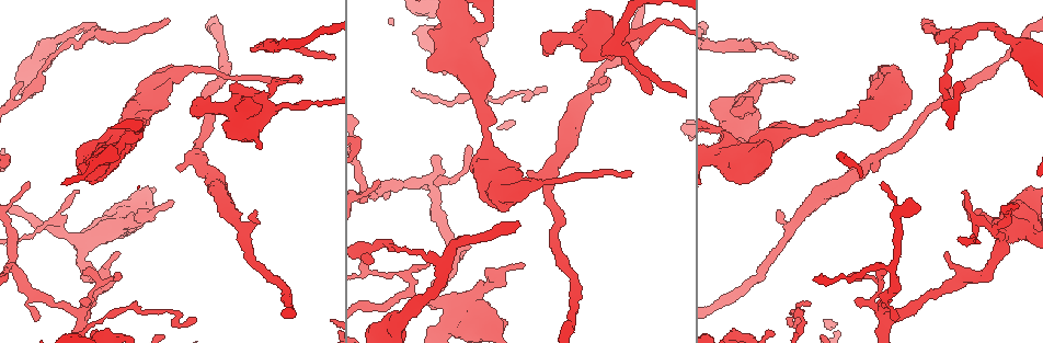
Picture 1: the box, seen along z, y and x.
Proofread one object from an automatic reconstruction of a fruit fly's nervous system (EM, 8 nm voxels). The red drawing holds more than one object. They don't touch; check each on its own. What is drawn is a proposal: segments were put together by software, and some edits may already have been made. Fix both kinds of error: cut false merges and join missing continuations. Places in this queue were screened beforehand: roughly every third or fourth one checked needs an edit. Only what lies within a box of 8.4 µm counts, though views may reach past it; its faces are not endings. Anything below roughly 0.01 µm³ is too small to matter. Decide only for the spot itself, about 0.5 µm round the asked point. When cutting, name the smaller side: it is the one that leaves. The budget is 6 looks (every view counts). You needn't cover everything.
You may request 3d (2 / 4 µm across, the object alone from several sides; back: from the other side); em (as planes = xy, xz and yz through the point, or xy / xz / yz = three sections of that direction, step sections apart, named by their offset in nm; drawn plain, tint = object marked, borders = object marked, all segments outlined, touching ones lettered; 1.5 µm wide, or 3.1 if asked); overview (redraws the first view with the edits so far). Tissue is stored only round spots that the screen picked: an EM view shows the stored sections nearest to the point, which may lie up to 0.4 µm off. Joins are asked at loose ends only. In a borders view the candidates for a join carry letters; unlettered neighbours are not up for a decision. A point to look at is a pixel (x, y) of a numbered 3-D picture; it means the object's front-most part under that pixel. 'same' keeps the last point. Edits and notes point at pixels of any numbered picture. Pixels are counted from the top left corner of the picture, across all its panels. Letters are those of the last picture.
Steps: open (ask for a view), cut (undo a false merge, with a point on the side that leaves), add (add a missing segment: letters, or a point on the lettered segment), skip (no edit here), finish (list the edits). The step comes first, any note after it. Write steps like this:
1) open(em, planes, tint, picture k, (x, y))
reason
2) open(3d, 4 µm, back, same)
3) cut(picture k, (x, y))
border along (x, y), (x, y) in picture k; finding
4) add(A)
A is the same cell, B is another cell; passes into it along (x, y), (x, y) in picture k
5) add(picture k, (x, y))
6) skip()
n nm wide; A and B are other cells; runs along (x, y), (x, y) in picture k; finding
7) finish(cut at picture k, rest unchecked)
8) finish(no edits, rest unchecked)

open(em, xy, step 8, tint, picture 1, (93, 33))
three arms meet

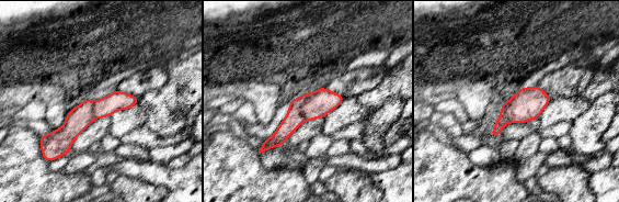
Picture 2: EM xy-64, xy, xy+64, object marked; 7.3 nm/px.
open(em, planes, borders, same)
cut it another way

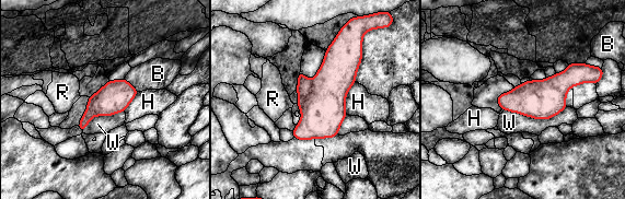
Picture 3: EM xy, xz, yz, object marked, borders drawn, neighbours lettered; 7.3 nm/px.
cut(picture 3, (323, 110))
B, H, R and W are other cells; the part that leaves runs along (346, 37), (323, 109), (297, 136) in picture 3; two cells meet here

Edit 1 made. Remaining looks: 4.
open(overview)

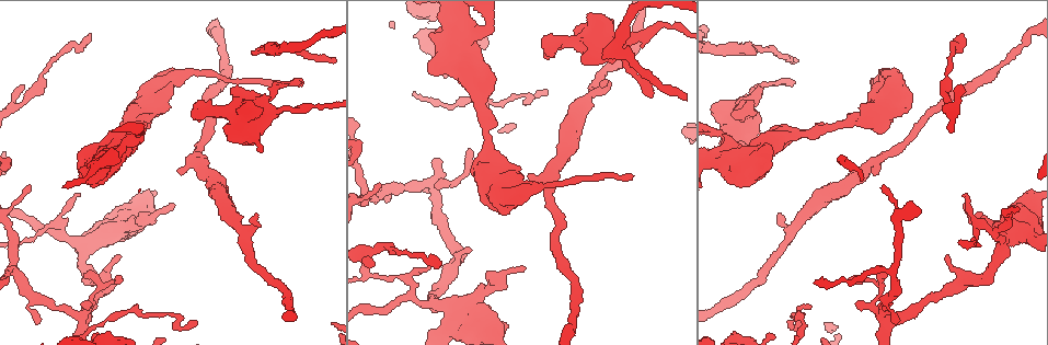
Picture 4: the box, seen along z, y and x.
open(3d, 4 µm, back, picture 4, (289, 83))
thin neck

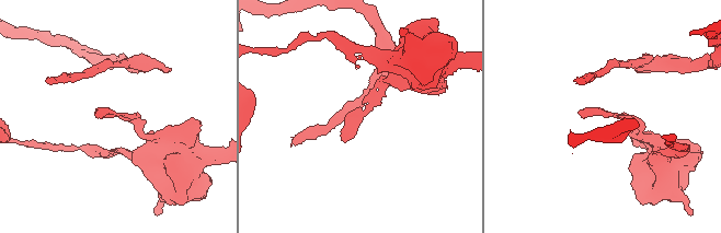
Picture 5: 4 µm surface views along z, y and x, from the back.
open(em, planes, borders, picture 5, (118, 114))
need the tissue

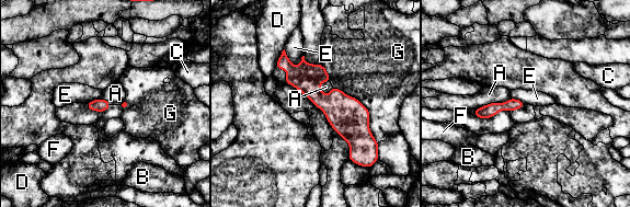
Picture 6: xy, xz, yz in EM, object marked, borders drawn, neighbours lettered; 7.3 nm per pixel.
skip()
G touches over 550 nm; A, B, C, D, E, F and G are other cells; continuous, no second cell

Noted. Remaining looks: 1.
open(em, planes, borders, picture 4, (963, 204))
free end

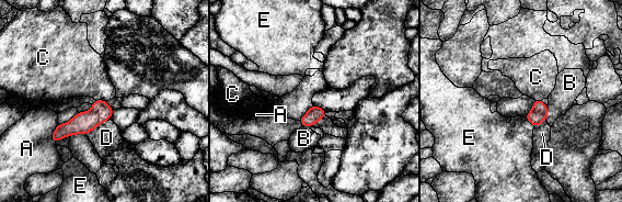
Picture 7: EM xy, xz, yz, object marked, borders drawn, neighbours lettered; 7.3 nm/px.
skip()
D touches over 220 nm; A, B, C, D and E are other cells; no lettered segment goes on from it

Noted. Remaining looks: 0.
finish(cut at picture 3, rest unchecked)

